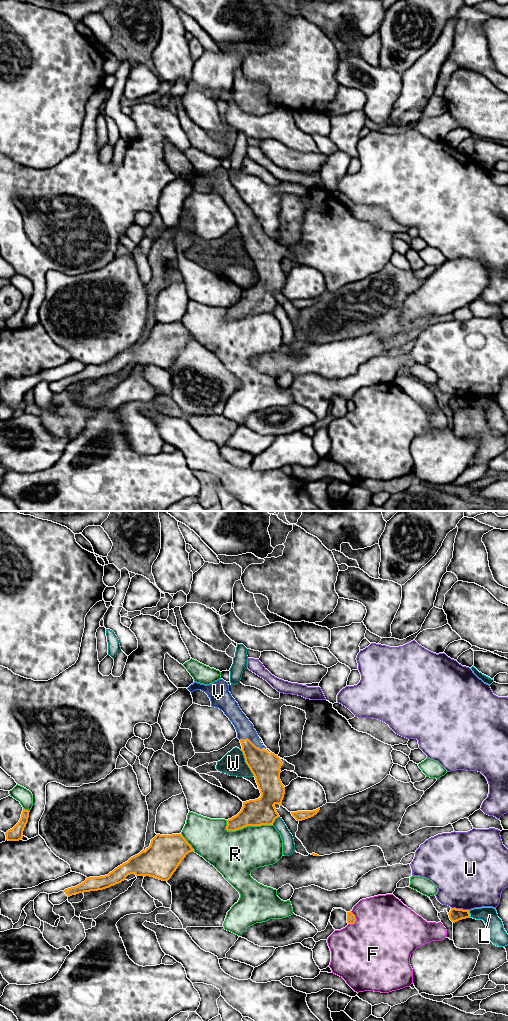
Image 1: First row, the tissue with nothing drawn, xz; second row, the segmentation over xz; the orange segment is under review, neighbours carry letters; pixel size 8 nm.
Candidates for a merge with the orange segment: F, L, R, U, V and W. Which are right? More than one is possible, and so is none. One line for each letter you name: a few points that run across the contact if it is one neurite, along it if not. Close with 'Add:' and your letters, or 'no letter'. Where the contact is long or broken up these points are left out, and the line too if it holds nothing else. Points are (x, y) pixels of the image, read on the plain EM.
V: line xz (265, 254), (255, 244), (250, 229), (244, 216)
Add: V

